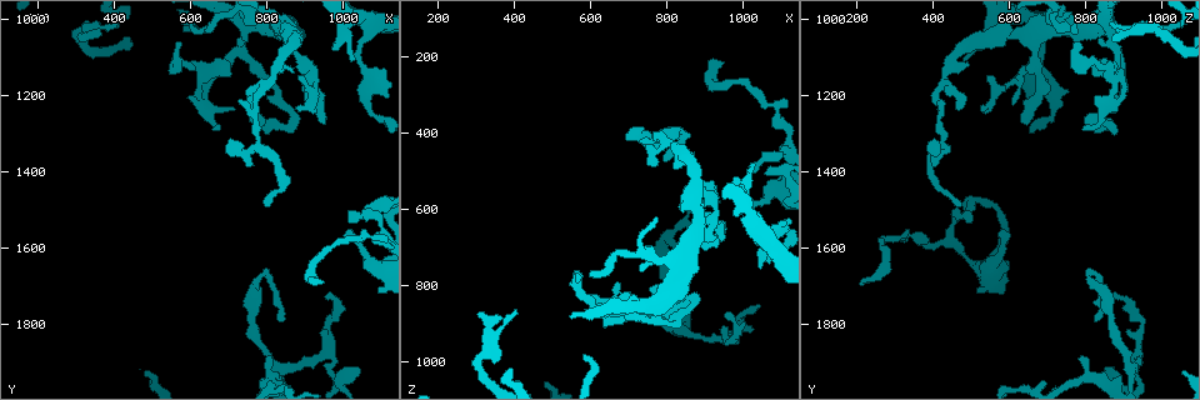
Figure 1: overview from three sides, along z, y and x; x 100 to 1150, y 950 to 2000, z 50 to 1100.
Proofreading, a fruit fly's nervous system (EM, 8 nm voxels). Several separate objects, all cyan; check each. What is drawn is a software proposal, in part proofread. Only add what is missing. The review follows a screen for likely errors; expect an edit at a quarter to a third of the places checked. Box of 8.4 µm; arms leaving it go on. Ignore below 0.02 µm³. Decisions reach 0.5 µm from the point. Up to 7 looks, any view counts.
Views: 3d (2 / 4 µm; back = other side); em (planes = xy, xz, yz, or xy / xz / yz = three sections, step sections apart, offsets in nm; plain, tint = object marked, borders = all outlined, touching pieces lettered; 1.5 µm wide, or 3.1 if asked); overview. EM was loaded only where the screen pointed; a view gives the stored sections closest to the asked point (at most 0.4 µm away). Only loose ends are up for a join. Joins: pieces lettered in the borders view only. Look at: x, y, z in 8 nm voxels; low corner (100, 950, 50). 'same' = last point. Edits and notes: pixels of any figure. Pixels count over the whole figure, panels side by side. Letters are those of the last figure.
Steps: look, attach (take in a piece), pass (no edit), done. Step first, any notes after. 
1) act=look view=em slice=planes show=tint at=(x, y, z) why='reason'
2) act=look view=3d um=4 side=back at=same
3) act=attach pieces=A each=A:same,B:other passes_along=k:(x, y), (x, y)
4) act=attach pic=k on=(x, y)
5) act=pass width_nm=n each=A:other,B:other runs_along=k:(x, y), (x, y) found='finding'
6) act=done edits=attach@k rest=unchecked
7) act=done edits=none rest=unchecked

act=look view=em slice=xz step=4 show=plain at=(955, 1690, 220) why='thin end'

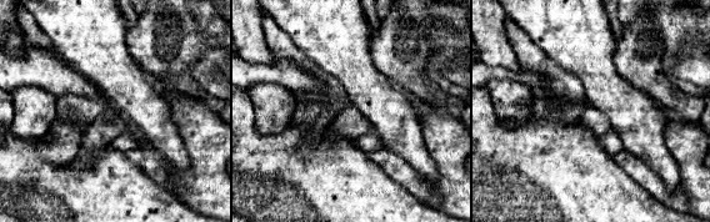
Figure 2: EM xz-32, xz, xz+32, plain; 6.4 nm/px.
act=look view=em slice=xz step=4 show=tint at=same

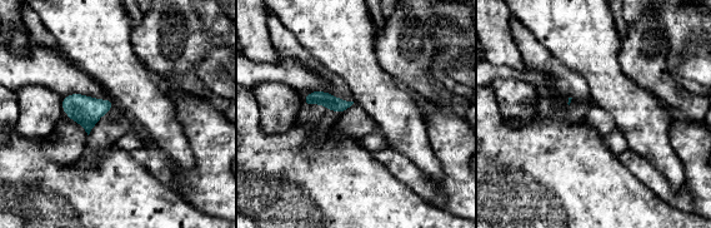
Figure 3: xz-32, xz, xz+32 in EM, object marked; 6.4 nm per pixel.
act=look view=em slice=xz step=4 show=borders at=same

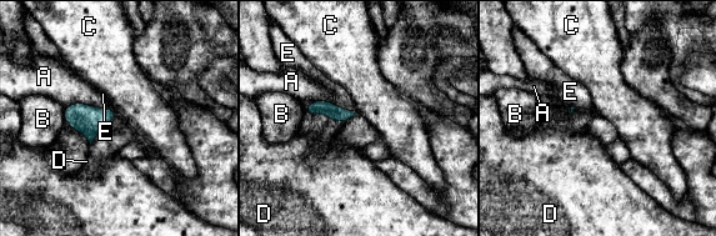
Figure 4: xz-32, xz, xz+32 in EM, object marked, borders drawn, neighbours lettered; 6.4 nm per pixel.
act=attach pieces=E each=A:other,B:other,C:other,D:other,E:same found='it goes on there'

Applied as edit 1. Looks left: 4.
act=look view=overview

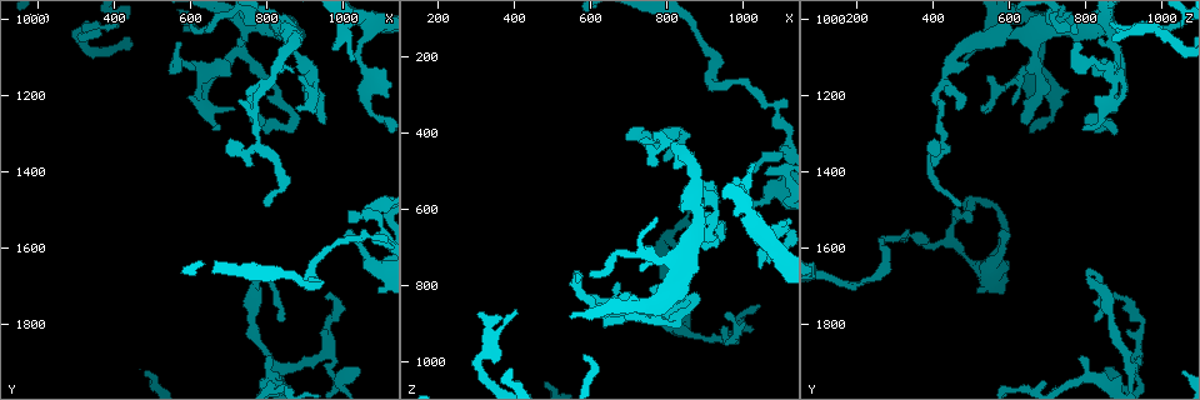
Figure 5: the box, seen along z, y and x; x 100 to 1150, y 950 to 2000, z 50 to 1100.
act=look view=3d um=4 at=(1005, 1570, 575) why='free end'

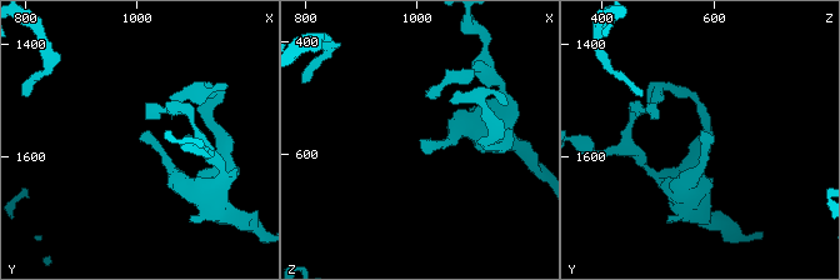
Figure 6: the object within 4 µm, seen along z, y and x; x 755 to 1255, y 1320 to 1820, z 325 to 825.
act=look view=em slice=yz step=8 show=borders at=(1010, 1565, 570)

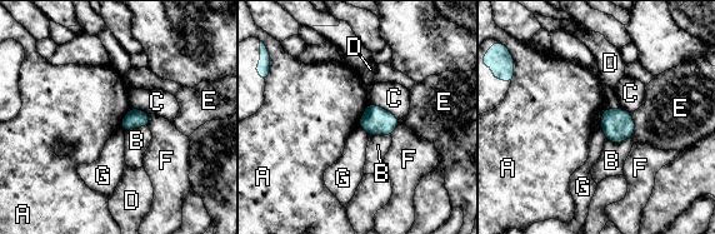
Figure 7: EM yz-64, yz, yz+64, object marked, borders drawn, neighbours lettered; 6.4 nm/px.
act=pass each=A:other,B:other,C:other,D:other,E:other,F:other,G:other border=7:(368, 103), (358, 124) found='none of them fits'

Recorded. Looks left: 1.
act=done edits=attach@4 rest=unchecked

